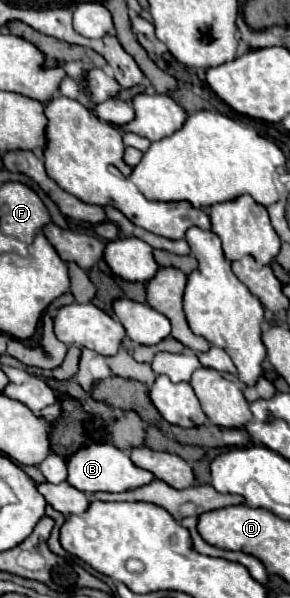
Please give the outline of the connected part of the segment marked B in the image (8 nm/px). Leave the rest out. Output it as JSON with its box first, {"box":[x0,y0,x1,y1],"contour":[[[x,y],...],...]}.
{"box":[68,442,154,492],"contour":[[[90,442],[90,446],[78,448],[70,458],[68,458],[68,484],[82,492],[124,492],[132,490],[144,484],[150,484],[154,480],[154,474],[148,470],[142,470],[132,464],[132,460],[126,456],[126,452],[118,450],[110,442]]]}

